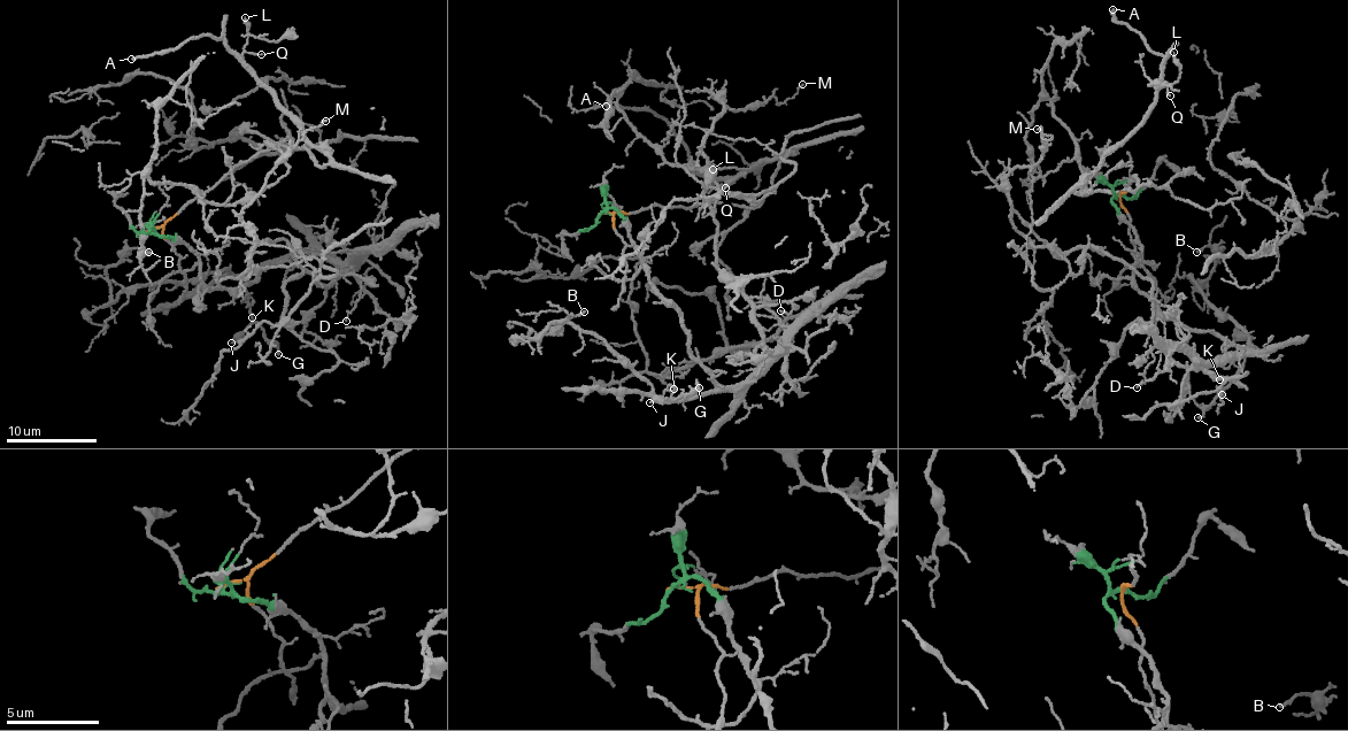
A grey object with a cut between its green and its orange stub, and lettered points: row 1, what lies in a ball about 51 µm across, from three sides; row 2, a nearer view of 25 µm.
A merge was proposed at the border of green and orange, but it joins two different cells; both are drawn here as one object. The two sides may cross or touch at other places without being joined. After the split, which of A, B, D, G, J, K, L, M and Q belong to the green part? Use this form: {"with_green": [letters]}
{"with_green": ["B", "D", "G", "J", "K", "M"]}

